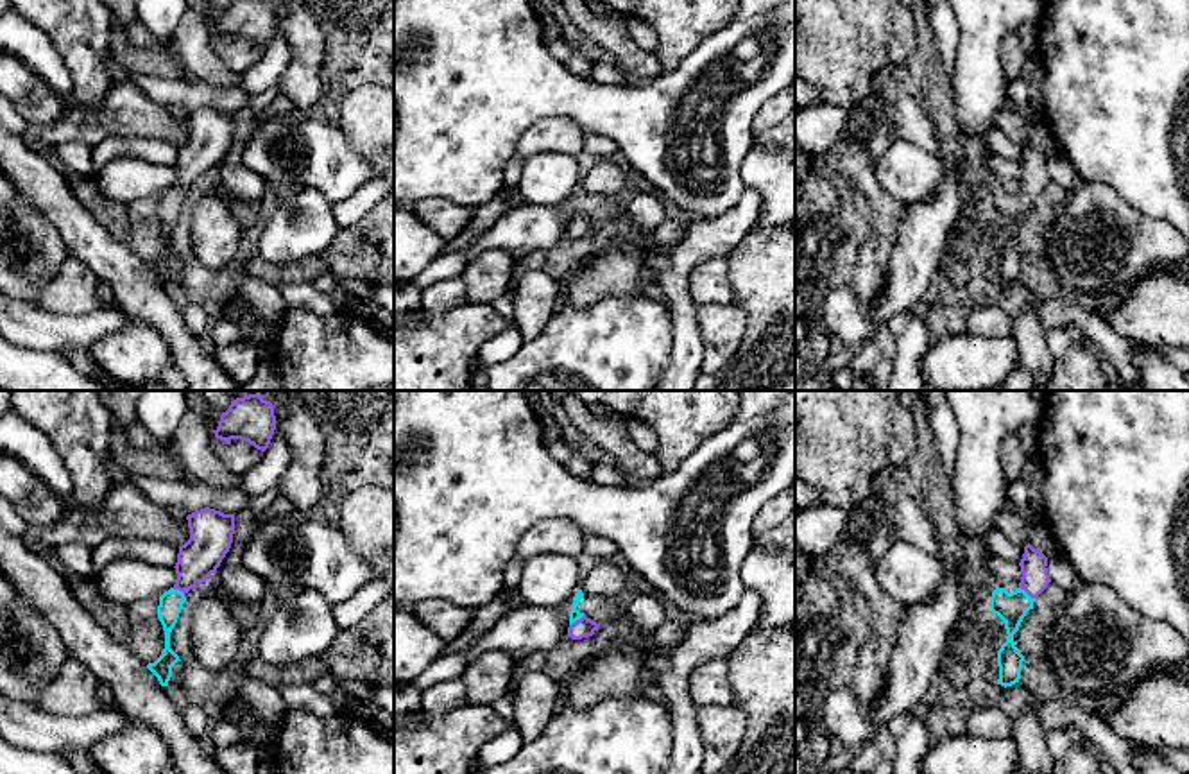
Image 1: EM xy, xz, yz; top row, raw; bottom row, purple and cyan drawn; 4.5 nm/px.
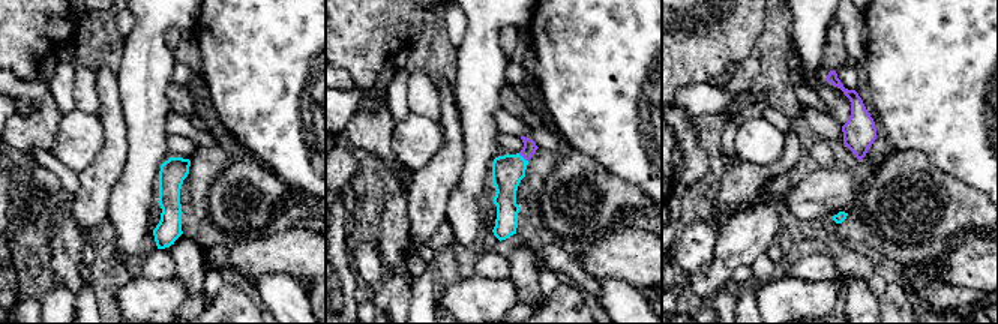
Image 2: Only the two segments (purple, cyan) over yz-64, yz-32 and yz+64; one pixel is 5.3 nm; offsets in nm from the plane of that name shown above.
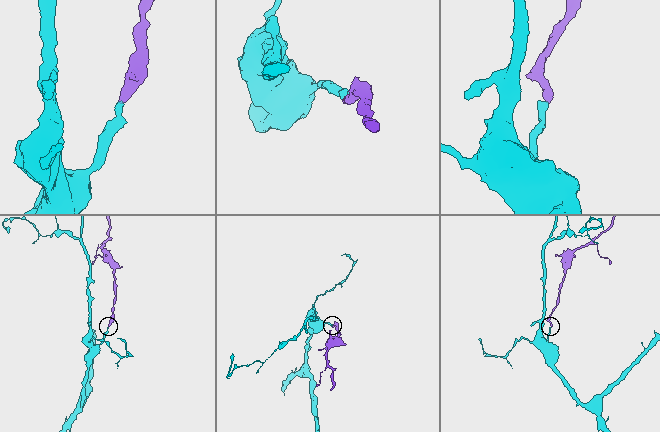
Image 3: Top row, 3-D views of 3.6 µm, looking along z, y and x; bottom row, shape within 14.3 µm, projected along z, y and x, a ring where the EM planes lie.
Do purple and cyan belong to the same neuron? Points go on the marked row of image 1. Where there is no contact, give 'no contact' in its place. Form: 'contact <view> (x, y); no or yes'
contact yz (1026, 592); yes

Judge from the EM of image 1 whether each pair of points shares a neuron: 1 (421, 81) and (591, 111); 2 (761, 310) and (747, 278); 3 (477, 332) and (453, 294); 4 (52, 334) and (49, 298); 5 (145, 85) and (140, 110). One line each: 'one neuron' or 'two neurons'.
1: one neuron
2: one neuron
3: two neurons
4: two neurons
5: two neurons

